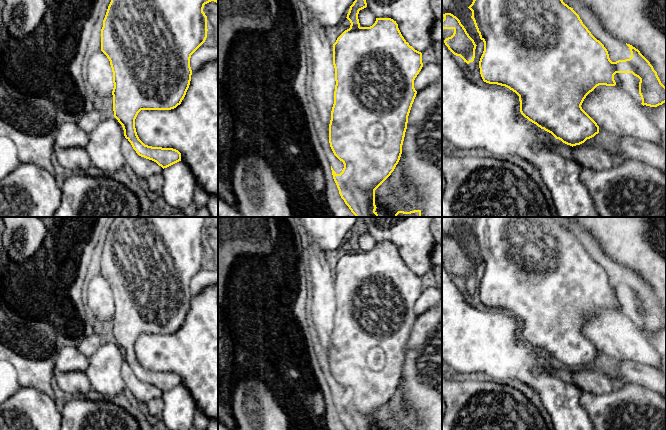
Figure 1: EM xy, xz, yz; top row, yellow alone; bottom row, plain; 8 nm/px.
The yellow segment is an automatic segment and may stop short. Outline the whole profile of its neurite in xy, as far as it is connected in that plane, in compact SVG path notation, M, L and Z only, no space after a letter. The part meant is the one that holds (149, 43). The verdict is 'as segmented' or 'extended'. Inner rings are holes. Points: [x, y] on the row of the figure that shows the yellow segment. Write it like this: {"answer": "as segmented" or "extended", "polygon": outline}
{"answer": "as segmented", "polygon": "M111 0L101 29L101 51L107 56L113 72L114 88L113 111L114 117L122 125L125 138L131 143L136 153L146 159L156 162L163 169L181 161L181 153L173 148L152 147L145 145L138 137L135 128L135 119L141 110L171 110L181 104L189 88L192 70L190 67L191 55L205 42L207 38L207 16L203 12L204 5L218 0Z"}

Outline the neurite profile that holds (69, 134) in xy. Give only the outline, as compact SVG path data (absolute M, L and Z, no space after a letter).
M75 121L59 125L55 131L55 145L58 148L86 148L89 134L83 131Z

